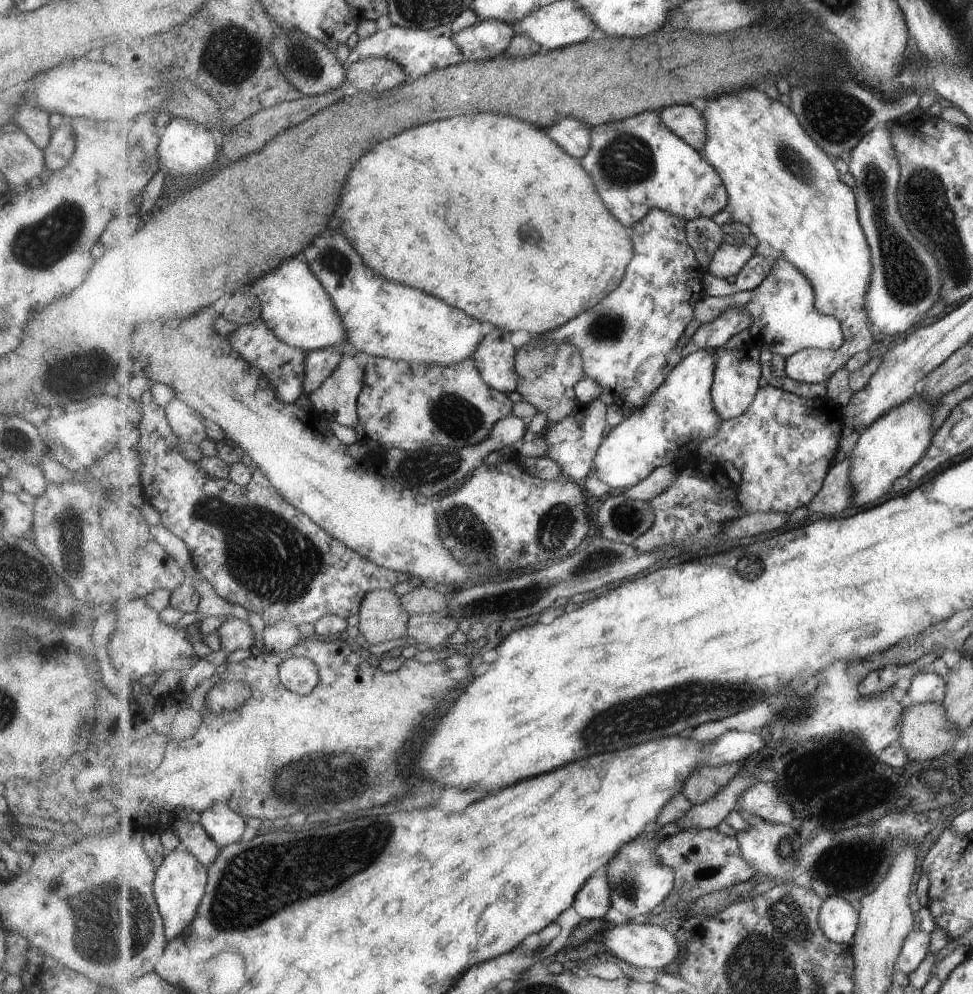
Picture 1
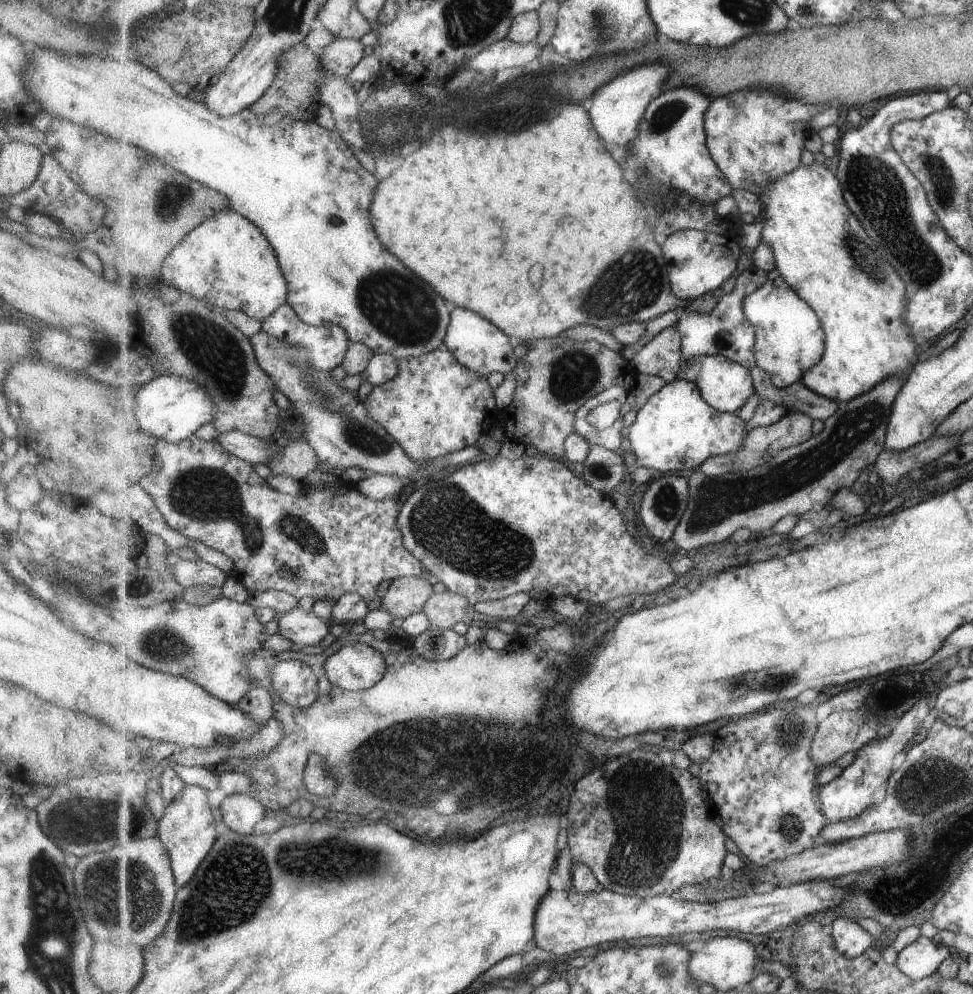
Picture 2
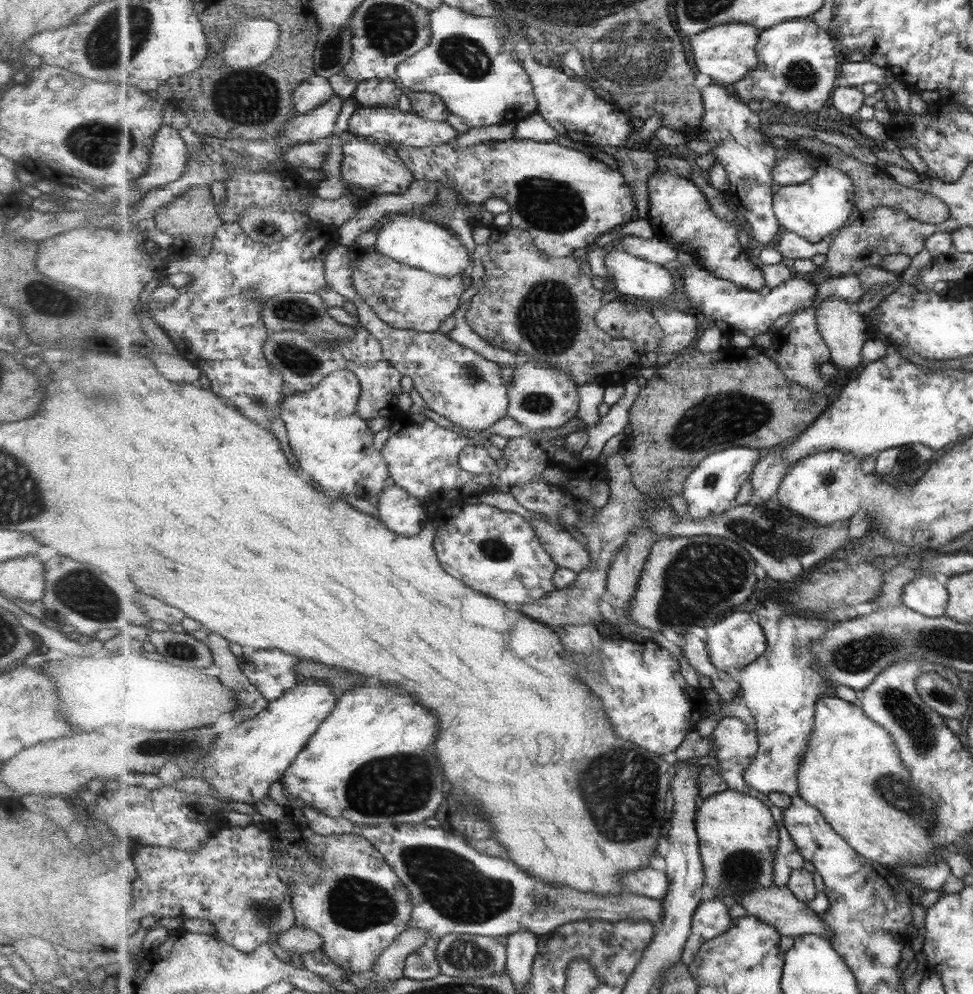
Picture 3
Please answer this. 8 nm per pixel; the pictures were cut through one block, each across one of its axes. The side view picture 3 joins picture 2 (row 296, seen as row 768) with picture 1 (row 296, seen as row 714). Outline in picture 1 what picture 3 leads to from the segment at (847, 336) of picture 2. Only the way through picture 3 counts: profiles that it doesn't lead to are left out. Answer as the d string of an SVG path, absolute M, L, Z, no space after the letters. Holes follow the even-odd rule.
M754 87L753 89L745 89L738 93L730 95L723 95L718 99L707 101L706 109L703 111L706 116L706 125L708 126L708 140L701 154L719 171L721 178L726 184L726 189L729 195L729 210L734 216L735 222L741 222L749 226L752 234L758 239L756 246L756 253L753 258L749 260L744 269L736 276L736 281L733 284L728 284L725 279L716 277L709 272L704 272L703 292L707 297L726 297L732 294L756 289L768 276L772 273L773 267L780 259L785 259L787 262L792 262L806 277L809 282L812 282L813 288L816 291L816 307L820 313L837 318L842 324L844 334L853 334L853 338L844 338L845 342L841 348L833 349L805 349L799 353L795 353L786 360L787 376L802 383L826 383L839 369L844 369L845 364L851 361L857 352L869 350L875 344L873 332L871 332L871 324L869 324L869 313L866 307L868 300L868 292L872 285L872 276L874 273L872 248L870 247L867 235L860 223L860 210L858 209L858 200L855 192L851 187L848 187L845 182L841 182L841 173L835 168L835 161L826 150L823 150L814 140L809 136L805 127L800 124L798 116L787 106L783 106L780 101L773 101L761 88Z

